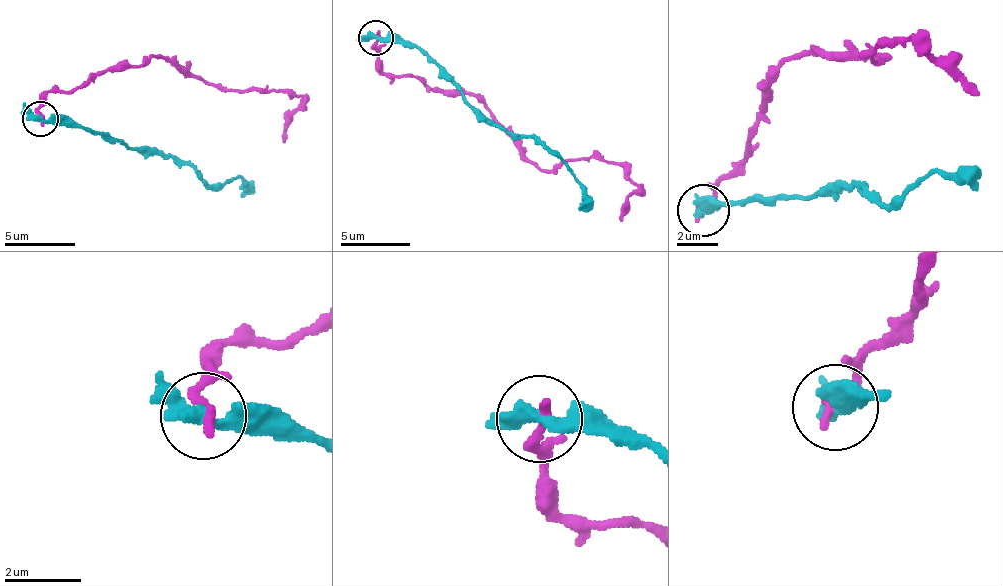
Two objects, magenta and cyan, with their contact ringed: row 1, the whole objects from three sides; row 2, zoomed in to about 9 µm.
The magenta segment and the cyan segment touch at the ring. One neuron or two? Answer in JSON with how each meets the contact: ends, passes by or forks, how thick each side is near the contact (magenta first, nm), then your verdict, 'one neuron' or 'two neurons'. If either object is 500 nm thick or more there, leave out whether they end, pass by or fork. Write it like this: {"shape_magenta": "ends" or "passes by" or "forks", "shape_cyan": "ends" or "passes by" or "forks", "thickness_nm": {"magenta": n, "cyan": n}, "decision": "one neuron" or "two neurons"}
{"shape_magenta": "ends", "shape_cyan": "passes by", "thickness_nm": {"magenta": 300, "cyan": 360}, "decision": "two neurons"}

